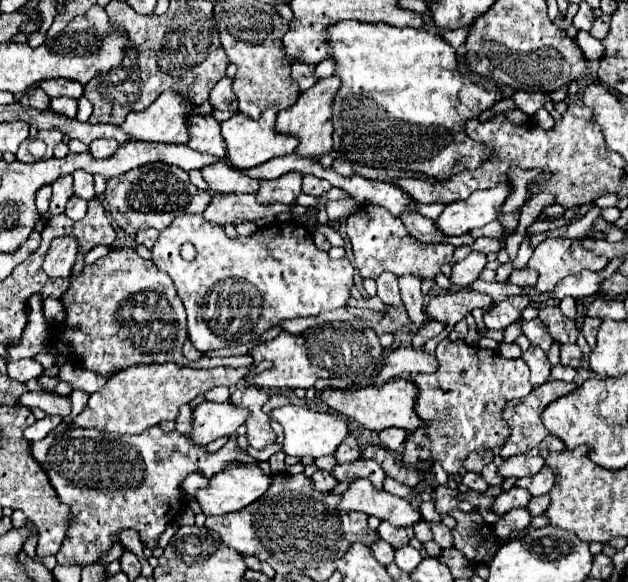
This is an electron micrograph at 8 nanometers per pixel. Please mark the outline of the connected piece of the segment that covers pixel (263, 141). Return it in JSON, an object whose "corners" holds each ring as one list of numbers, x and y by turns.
{"corners":[[266,110,260,120,246,118,244,114,232,114,228,120,224,120,220,124,222,138,224,138,226,150,228,150,226,158,230,158,234,168,248,170,248,168,260,166,276,156,286,156,286,154,294,152,294,146,298,142,294,142,294,138,282,138,282,134,274,134,274,118,276,118,276,114,272,110]]}

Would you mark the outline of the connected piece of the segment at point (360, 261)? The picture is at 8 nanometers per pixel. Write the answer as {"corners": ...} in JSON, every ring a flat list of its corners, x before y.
{"corners":[[358,206,356,214,346,218,346,234,352,242,354,262,362,278,378,278,382,272,392,272,396,276,414,274,420,280,434,280,444,264,452,264,454,246,448,242,422,244,408,234,402,220,390,214,382,206]]}

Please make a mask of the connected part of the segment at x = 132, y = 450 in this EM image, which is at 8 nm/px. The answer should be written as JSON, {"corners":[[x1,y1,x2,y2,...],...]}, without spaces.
{"corners":[[158,426,144,430,142,434,122,436,122,438,106,438,104,434,98,434,98,430,82,430,76,428,76,440,66,432,50,432,46,438,30,442,30,454,32,458,42,466,46,472,52,488,56,490,58,498,70,506,70,522,66,530,66,538,56,554,58,564,82,564,88,566,102,558,112,542,116,542,114,534,122,528,132,528,140,534,140,540,148,548,158,546,158,536,164,532,168,524,168,512,174,510,174,516,182,508,182,480,190,472,204,472,206,478,210,474,216,474,216,470,222,470,228,462,238,464,256,464,252,456,246,452,240,452,236,446,236,440,228,440,224,448,210,454,200,446,194,446,184,434,180,432,162,432]]}

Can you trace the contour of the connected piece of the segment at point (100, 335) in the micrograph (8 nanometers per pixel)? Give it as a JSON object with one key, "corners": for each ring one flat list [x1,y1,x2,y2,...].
{"corners":[[134,248,110,250,108,256,96,260,90,266,84,266,78,278,70,284,68,292,60,298,60,302,64,306,66,318,56,328,56,342,68,346,68,350,84,368,100,376,110,376,136,364,190,364,182,354,182,344,188,338,182,300,178,298,170,276,160,272,152,260,144,260,142,256,138,256]]}

